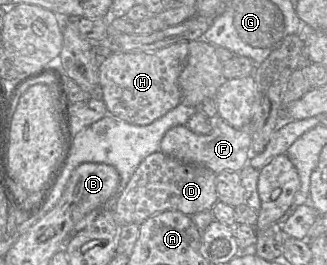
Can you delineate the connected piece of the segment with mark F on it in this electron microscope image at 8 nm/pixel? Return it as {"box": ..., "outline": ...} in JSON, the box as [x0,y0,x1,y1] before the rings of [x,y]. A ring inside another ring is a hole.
{"box":[160,116,251,174],"outline":[[[217,116],[212,119],[212,130],[206,135],[192,132],[187,125],[172,127],[162,138],[160,149],[181,162],[201,165],[218,174],[224,170],[239,172],[251,158],[251,143],[250,130],[236,129]]]}

